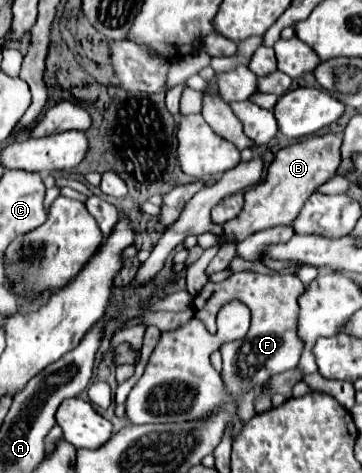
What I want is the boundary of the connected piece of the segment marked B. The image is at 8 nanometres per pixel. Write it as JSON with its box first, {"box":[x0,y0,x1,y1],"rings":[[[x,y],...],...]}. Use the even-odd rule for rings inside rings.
{"box":[224,133,340,243],"rings":[[[326,133],[318,139],[312,137],[310,141],[300,141],[280,149],[270,163],[264,181],[244,193],[244,209],[238,213],[238,217],[224,223],[226,237],[234,237],[236,243],[240,243],[254,231],[262,231],[276,225],[292,225],[304,201],[322,183],[336,175],[336,169],[340,167],[340,145],[340,137],[336,137],[334,133]]]}

